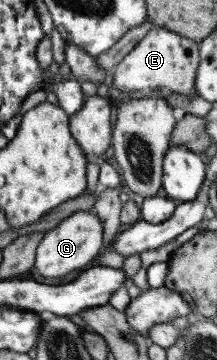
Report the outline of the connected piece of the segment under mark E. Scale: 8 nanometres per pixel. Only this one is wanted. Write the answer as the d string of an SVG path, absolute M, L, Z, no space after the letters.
M154 27L149 30L120 60L118 65L112 68L112 82L118 92L132 94L147 88L164 88L168 93L194 96L195 72L198 66L199 44L189 38L165 30L163 27Z

